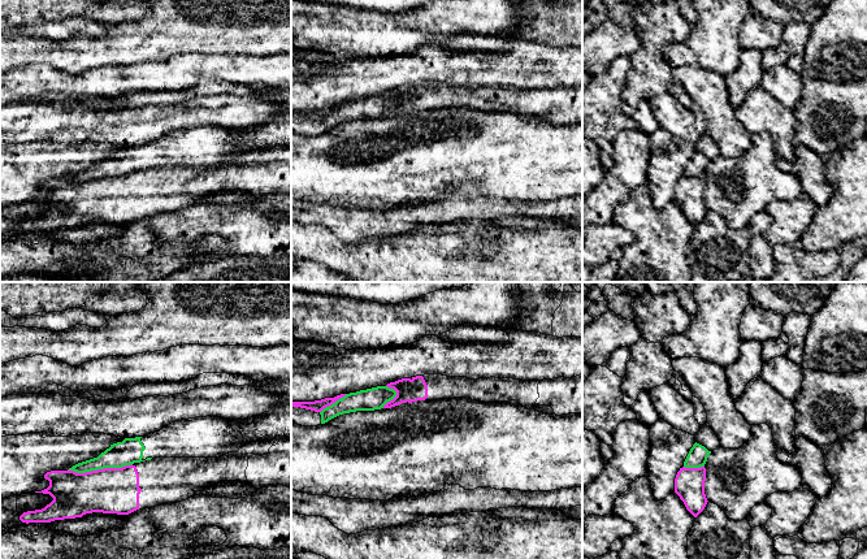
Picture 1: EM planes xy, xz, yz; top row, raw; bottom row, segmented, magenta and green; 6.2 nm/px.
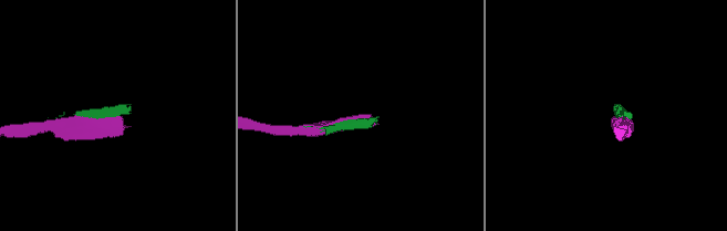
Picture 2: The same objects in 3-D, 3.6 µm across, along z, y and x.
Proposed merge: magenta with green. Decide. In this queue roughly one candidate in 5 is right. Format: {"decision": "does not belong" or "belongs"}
{"decision": "does not belong"}

